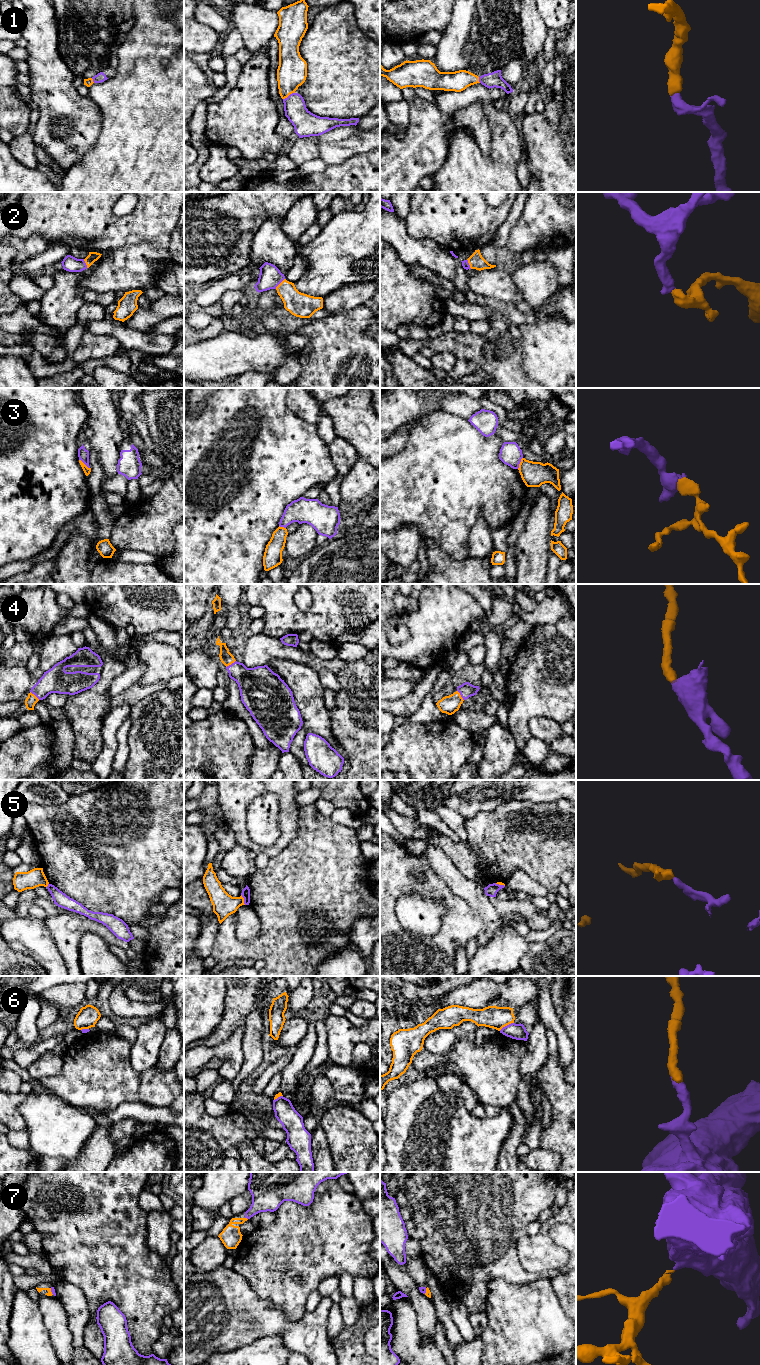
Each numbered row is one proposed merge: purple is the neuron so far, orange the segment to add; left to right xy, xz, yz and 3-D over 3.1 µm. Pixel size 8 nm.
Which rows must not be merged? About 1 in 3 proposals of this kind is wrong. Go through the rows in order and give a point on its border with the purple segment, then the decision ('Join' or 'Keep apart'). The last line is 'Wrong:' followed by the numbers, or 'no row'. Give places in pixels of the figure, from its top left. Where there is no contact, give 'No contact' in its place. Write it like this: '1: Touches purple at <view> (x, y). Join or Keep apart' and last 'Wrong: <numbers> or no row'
1: Touches purple at xz (289, 95). Join
2: Touches purple at xz (280, 282). Join
3: Touches purple at yz (519, 463). Keep apart
4: Touches purple at xz (231, 664). Join
5: Touches purple at xz (244, 899). Keep apart
6: Touches purple at yz (507, 1025). Keep apart
7: Touches purple at xz (246, 1217). Join
Wrong: 3, 5, 6

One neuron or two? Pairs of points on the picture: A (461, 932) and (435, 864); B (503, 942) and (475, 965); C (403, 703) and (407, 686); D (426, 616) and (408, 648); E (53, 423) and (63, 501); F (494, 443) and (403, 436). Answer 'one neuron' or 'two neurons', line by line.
A: two neurons
B: one neuron
C: two neurons
D: one neuron
E: one neuron
F: two neurons

